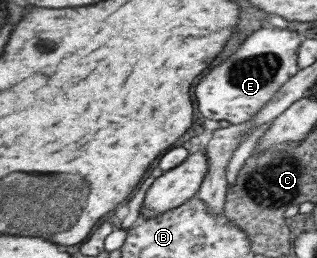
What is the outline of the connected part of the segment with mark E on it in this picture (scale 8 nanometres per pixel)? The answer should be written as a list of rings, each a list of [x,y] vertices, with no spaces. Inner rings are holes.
[[[288,29],[252,31],[234,53],[212,67],[194,87],[193,95],[202,117],[239,124],[254,116],[298,72],[296,58],[300,43],[300,37]]]

